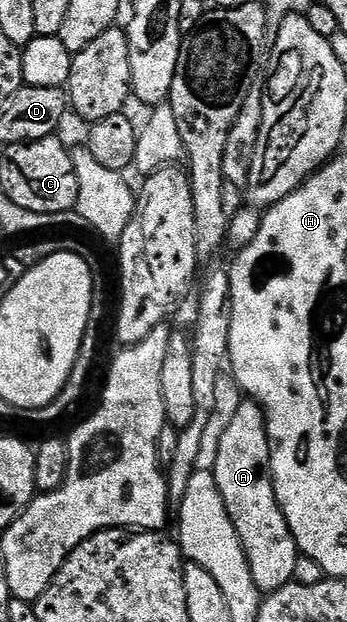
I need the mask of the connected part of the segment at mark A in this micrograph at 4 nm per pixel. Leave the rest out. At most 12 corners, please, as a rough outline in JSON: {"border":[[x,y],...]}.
{"border":[[243,399],[213,472],[260,593],[301,554],[271,482],[263,408]]}

